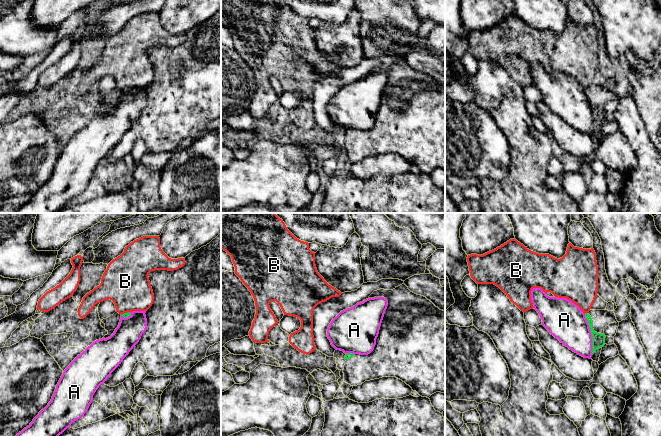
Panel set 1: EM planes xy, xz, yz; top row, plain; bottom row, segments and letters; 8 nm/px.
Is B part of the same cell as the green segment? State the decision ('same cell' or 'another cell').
another cell

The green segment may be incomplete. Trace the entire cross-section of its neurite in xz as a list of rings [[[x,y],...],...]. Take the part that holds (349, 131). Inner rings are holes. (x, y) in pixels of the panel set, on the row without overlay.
[[[405,60],[393,66],[374,67],[369,74],[384,73],[388,77],[374,126],[368,131],[347,129],[343,145],[344,158],[351,162],[382,153],[396,153],[420,172],[429,174],[436,168],[445,169],[445,87],[426,73],[411,68]]]

